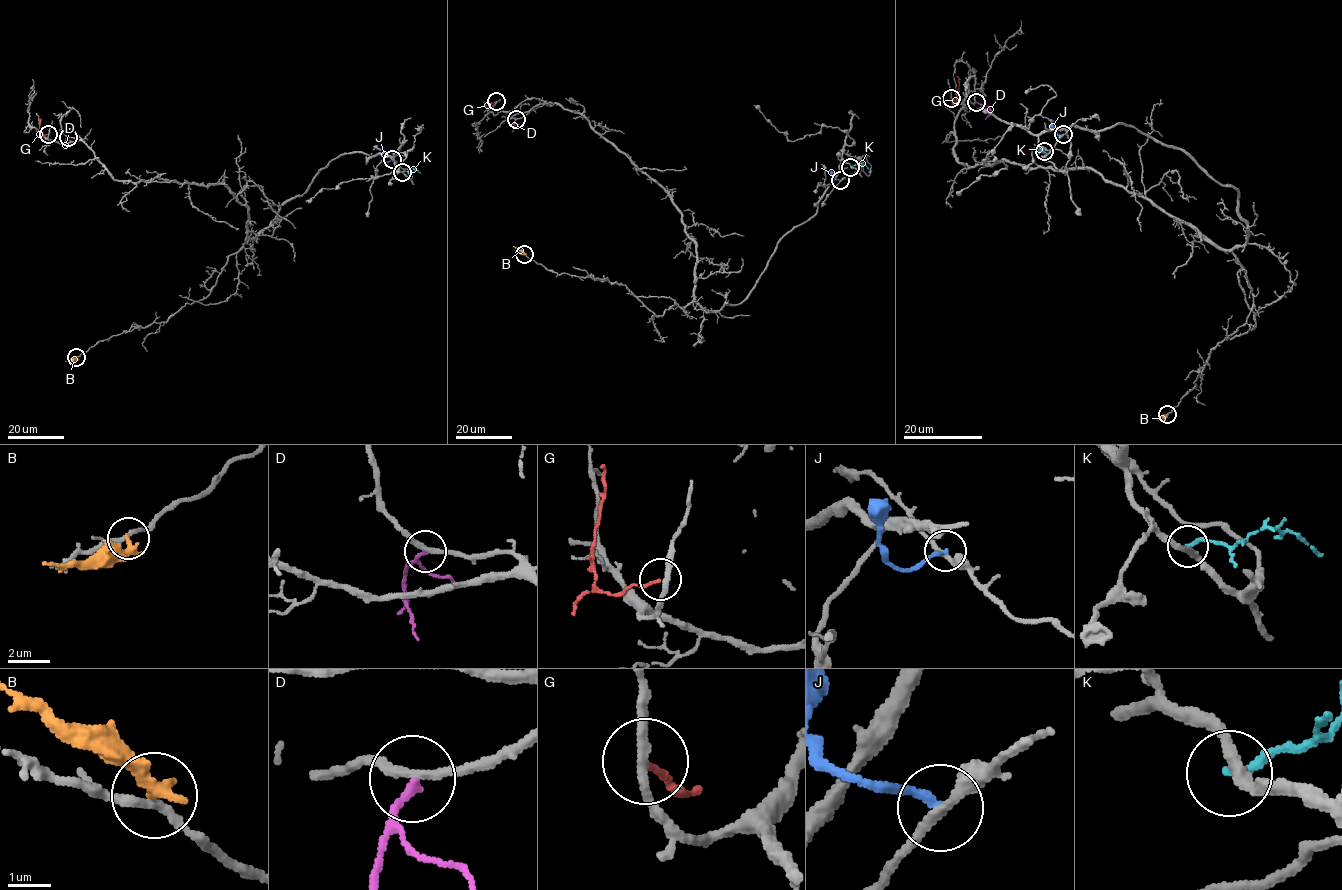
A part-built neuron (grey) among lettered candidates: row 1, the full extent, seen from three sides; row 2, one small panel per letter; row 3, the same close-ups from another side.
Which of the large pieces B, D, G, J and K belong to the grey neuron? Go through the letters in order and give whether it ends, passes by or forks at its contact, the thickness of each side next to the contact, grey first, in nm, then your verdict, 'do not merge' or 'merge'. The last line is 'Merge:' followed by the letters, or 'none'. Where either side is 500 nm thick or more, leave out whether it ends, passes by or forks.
B: it ends there; 220 nm thick on the grey side, 320 nm on the other; do not merge
D: it ends there; 240 nm thick on the grey side, 170 nm on the other; do not merge
G: it ends there; 240 nm thick on the grey side, 130 nm on the other; merge
J: it ends there; 260 nm thick on the grey side, 190 nm on the other; do not merge
K: it ends there; 280 nm thick on the grey side, 200 nm on the other; do not merge
Merge: G

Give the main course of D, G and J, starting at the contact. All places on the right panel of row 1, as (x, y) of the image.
D: (975, 102), (989, 109), (985, 119)
G: (951, 98), (956, 99), (957, 76)
J: (1063, 134), (1060, 138), (1051, 124)

